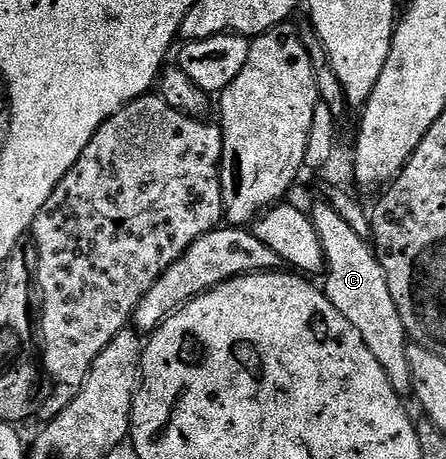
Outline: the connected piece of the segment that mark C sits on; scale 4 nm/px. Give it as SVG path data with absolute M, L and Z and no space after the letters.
M319 202L311 208L311 215L319 242L323 242L323 291L326 298L339 314L343 314L343 318L347 318L347 322L351 322L351 326L355 326L355 330L359 330L359 338L367 342L367 350L375 354L375 362L383 366L394 390L402 398L408 397L413 390L411 366L407 362L410 341L405 335L403 318L399 318L395 298L391 298L391 286L387 286L387 274L383 274L376 251L368 239L359 237L326 202Z

